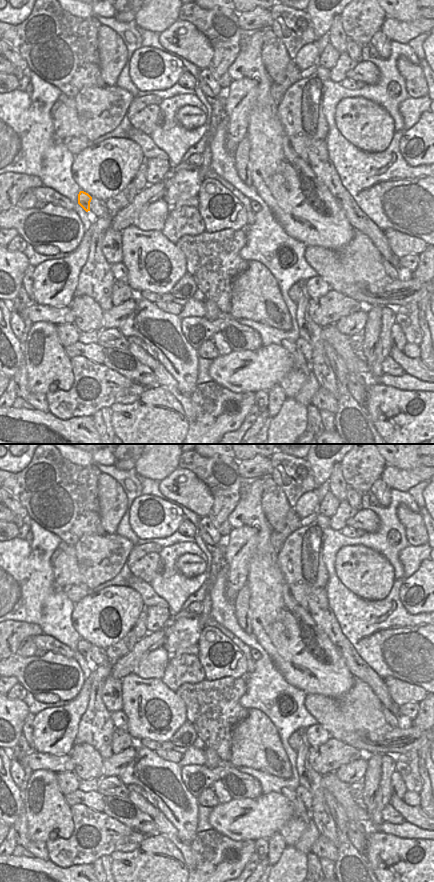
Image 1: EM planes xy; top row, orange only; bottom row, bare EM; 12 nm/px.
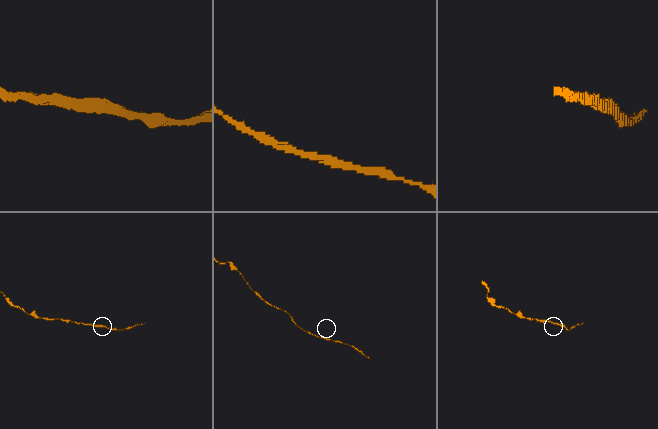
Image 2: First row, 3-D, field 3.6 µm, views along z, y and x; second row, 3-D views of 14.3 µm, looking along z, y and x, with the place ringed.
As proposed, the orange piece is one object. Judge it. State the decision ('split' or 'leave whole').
leave whole

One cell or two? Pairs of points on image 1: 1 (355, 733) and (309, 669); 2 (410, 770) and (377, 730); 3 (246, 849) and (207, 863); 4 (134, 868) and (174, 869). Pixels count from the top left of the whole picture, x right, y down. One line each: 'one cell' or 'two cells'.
1: two cells
2: two cells
3: one cell
4: one cell

